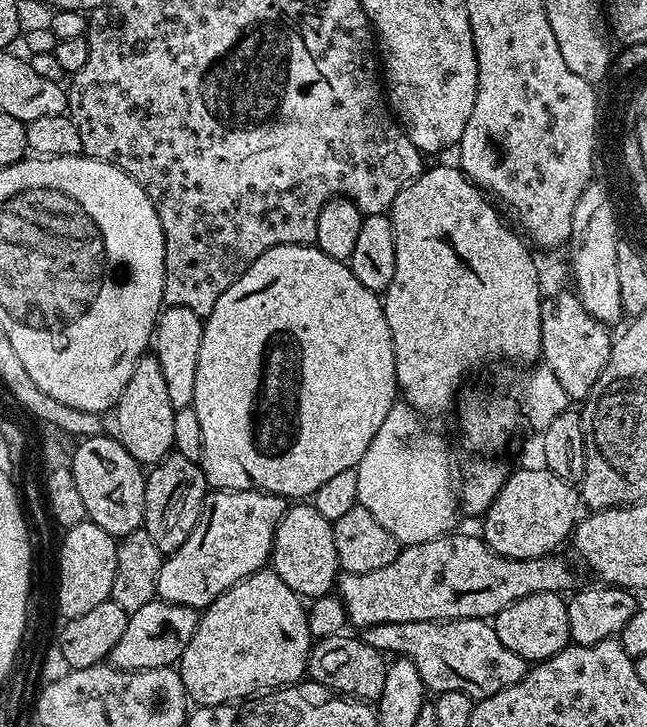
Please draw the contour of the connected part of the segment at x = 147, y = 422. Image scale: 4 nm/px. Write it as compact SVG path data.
M155 355L141 356L134 366L134 374L130 374L130 382L126 382L126 390L122 390L114 409L114 432L120 445L142 466L159 464L173 451L175 413L170 394L166 394L166 378L162 378L162 366L158 366Z

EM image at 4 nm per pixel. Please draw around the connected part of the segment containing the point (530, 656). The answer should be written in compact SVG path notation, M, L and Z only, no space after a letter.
M534 592L518 598L494 617L494 627L502 645L525 662L547 659L556 651L567 647L570 642L568 605L565 597L558 592Z

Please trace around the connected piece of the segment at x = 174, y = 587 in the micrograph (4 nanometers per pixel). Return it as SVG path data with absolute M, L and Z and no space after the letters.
M255 487L209 491L204 497L204 511L200 514L200 521L194 526L190 538L186 538L180 549L165 559L158 576L157 597L200 608L211 604L238 581L261 571L269 563L272 544L276 541L276 529L286 515L284 502L286 500L283 495L274 491L257 490Z

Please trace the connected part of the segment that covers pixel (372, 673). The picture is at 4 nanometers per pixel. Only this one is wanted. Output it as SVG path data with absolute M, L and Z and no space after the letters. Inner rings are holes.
M359 635L325 636L317 639L308 655L307 675L315 683L325 684L337 694L355 698L361 702L379 701L382 686L386 686L386 656L383 651L367 644ZM385 659L385 660L384 660Z

